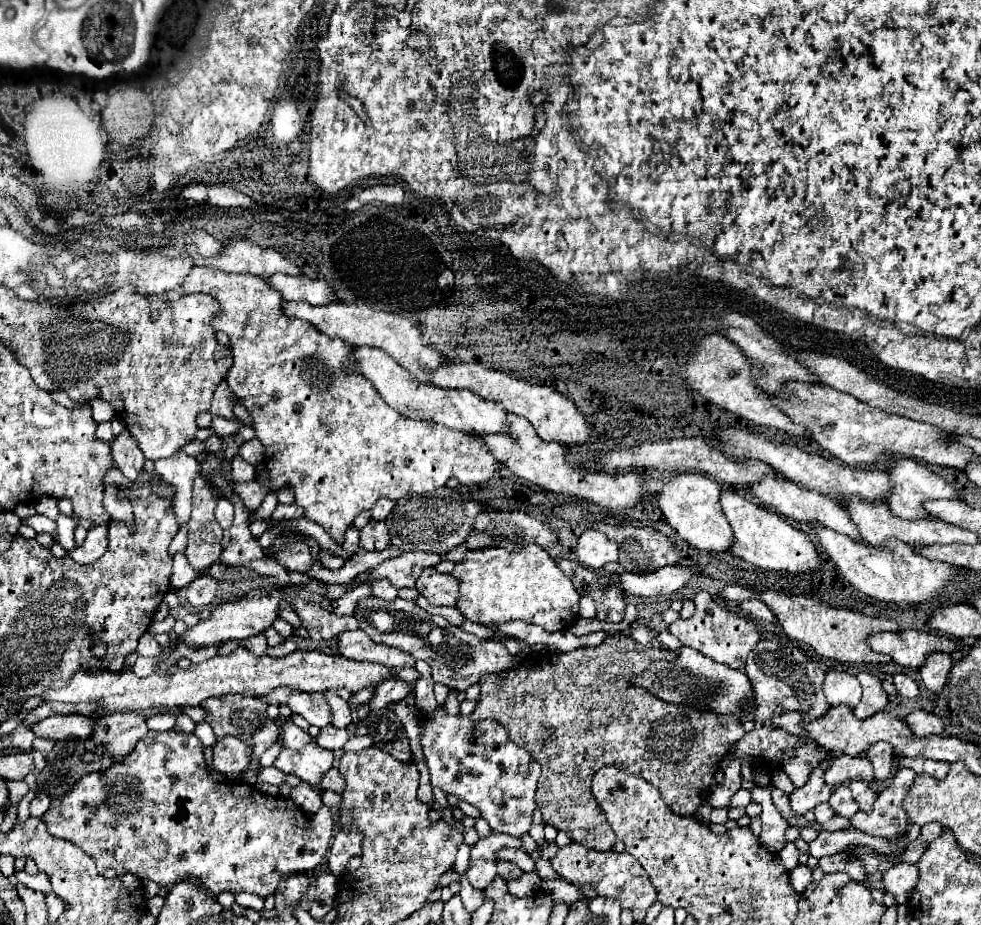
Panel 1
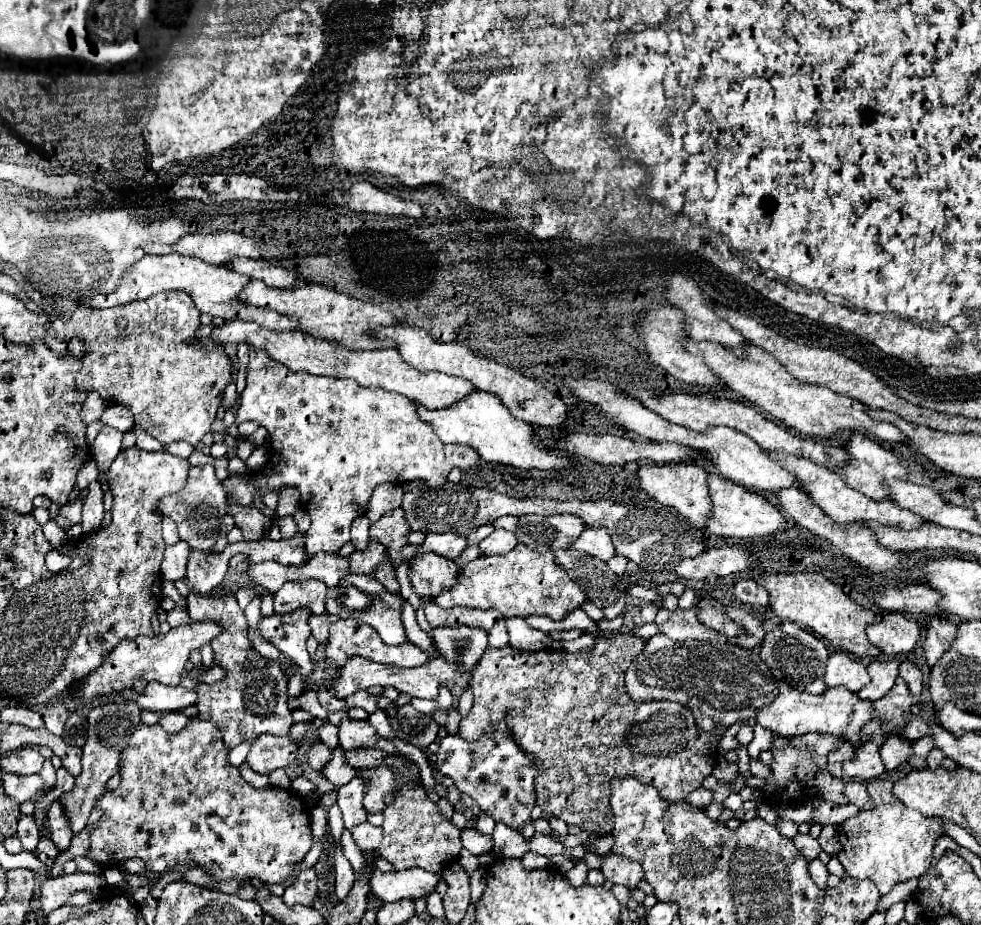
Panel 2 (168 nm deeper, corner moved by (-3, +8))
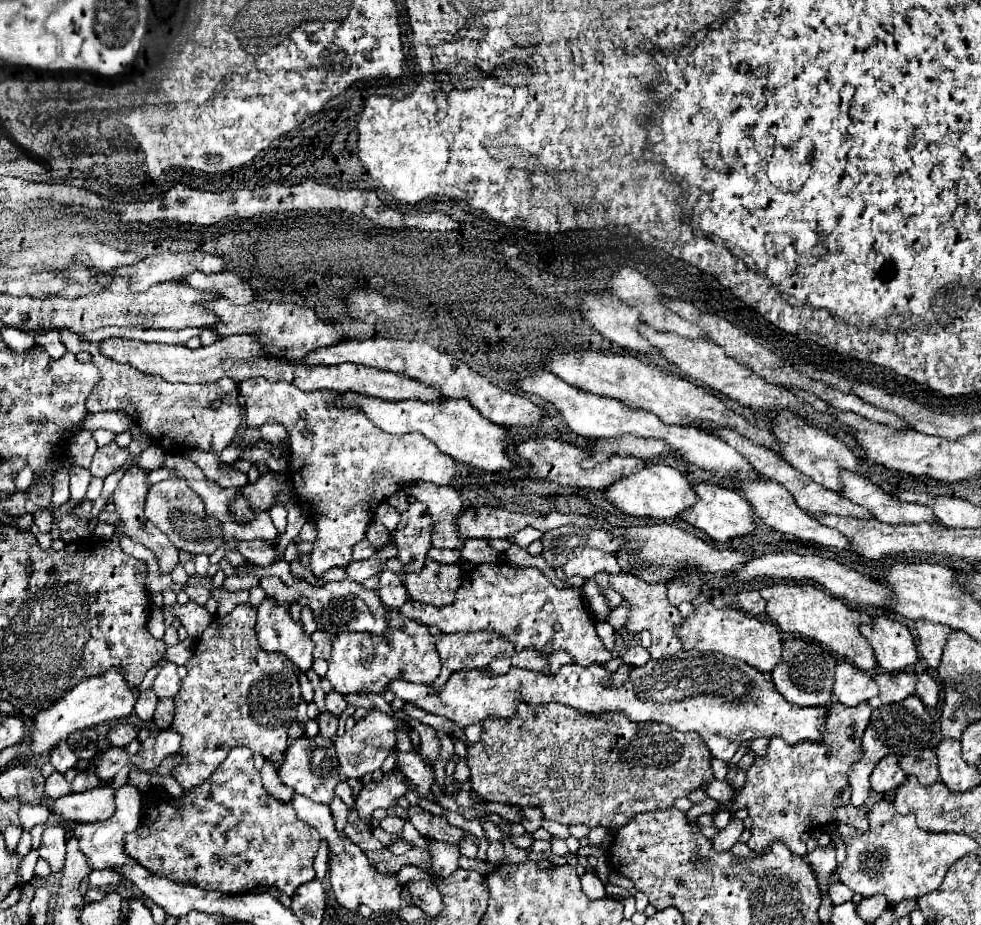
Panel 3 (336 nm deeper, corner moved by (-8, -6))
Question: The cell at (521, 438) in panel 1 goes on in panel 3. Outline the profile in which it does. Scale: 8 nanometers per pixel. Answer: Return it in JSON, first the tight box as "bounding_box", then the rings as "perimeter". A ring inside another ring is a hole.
{"bounding_box":[333,392,513,472],"perimeter":[[[357,392],[335,394],[333,406],[337,408],[357,408],[369,420],[373,420],[381,430],[389,434],[405,434],[405,432],[419,432],[429,438],[443,454],[451,456],[457,462],[483,468],[487,472],[511,470],[513,464],[505,454],[505,428],[483,418],[481,412],[475,412],[467,400],[435,400],[435,402],[421,402],[421,400],[381,400],[373,396],[363,396]]]}

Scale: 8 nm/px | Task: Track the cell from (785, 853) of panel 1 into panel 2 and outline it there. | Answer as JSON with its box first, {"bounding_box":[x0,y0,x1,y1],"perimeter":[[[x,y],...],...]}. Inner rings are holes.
{"bounding_box":[792,834,820,860],"perimeter":[[[796,834],[796,836],[792,838],[792,842],[794,842],[794,846],[802,852],[802,856],[804,856],[806,860],[814,860],[814,858],[818,858],[818,854],[820,854],[820,846],[818,846],[816,838],[812,838],[810,834]]]}

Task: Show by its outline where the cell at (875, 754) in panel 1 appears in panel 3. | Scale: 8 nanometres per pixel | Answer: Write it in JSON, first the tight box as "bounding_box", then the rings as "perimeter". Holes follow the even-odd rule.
{"bounding_box":[899,748,939,784],"perimeter":[[[931,748],[919,750],[919,756],[903,756],[899,760],[899,766],[905,774],[917,776],[923,784],[935,784],[939,780],[939,766],[937,766],[937,754]]]}

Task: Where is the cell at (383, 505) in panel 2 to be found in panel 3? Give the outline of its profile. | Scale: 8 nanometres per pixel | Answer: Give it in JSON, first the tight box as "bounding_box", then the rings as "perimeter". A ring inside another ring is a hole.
{"bounding_box":[375,502,399,532],"perimeter":[[[383,502],[375,510],[375,520],[379,520],[389,532],[393,532],[399,524],[399,512],[393,506],[389,506],[387,502]]]}

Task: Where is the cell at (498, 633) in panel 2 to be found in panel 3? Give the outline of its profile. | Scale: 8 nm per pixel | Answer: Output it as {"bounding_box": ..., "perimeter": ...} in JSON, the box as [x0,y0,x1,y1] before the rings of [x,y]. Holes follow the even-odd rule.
{"bounding_box":[487,658,511,676],"perimeter":[[[495,658],[495,660],[489,662],[489,666],[487,666],[487,670],[489,670],[491,674],[495,674],[495,676],[499,676],[499,674],[507,674],[509,668],[511,668],[509,658]]]}

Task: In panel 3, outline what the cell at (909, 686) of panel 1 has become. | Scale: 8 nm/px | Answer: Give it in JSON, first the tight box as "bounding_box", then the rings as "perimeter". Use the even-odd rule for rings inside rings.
{"bounding_box":[915,674,941,706],"perimeter":[[[921,674],[921,676],[919,676],[915,694],[923,700],[925,706],[937,706],[937,702],[939,702],[939,692],[941,692],[939,684],[937,684],[929,674]]]}

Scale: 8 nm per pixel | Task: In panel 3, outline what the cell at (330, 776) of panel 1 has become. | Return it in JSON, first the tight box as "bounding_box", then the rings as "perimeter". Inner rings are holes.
{"bounding_box":[409,806,463,844],"perimeter":[[[411,806],[409,816],[411,816],[411,824],[419,830],[421,836],[435,838],[435,840],[441,840],[441,842],[447,842],[447,844],[459,844],[461,838],[463,838],[461,828],[451,826],[445,818],[433,816],[419,806]]]}

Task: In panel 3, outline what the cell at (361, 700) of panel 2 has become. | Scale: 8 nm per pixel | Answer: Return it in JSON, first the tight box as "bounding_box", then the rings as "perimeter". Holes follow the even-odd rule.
{"bounding_box":[325,692,345,716],"perimeter":[[[337,692],[325,694],[325,708],[327,708],[327,712],[341,716],[345,712],[345,696],[337,694]]]}

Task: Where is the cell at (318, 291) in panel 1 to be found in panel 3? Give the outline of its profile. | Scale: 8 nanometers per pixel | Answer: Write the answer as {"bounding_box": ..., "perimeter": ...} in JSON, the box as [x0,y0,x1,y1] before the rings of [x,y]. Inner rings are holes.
{"bounding_box":[181,272,255,304],"perimeter":[[[193,272],[187,278],[181,278],[181,282],[195,290],[217,292],[219,298],[229,298],[235,304],[245,304],[255,298],[253,290],[239,276],[235,276],[231,272],[221,272],[221,274]]]}

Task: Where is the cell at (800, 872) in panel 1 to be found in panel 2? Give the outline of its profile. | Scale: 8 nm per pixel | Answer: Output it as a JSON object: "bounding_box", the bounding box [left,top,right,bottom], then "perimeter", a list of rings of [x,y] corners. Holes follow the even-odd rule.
{"bounding_box":[808,860,828,888],"perimeter":[[[810,860],[810,862],[808,862],[808,874],[810,874],[810,878],[812,878],[820,888],[826,888],[828,870],[826,870],[826,866],[824,866],[820,860]]]}

